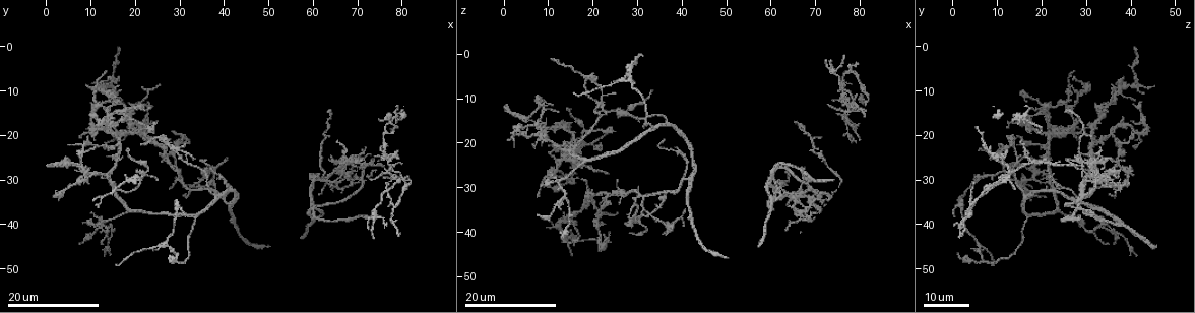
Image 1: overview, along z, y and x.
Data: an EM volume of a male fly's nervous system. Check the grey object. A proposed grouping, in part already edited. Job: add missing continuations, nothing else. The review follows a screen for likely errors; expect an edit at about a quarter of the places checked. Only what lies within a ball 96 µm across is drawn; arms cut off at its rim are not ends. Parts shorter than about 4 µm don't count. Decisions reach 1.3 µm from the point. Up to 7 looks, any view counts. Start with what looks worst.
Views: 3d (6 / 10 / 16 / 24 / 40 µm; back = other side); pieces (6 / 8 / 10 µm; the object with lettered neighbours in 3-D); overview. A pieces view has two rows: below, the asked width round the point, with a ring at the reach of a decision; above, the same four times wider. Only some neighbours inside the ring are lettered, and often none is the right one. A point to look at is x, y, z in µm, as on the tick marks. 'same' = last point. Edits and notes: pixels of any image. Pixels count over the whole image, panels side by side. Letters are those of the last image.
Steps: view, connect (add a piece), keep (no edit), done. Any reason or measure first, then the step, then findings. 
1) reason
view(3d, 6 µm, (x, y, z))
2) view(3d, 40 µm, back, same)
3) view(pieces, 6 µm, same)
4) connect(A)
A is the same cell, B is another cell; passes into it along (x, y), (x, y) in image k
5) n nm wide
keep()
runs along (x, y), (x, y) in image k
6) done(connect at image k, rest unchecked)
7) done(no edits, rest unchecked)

branch stops here
view(3d, 16 µm, (63.5, 15.0, 25.0))

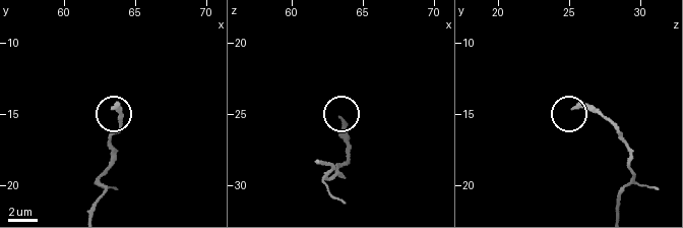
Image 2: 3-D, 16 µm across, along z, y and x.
view(pieces, 10 µm, (63.4, 14.6, 25.2))

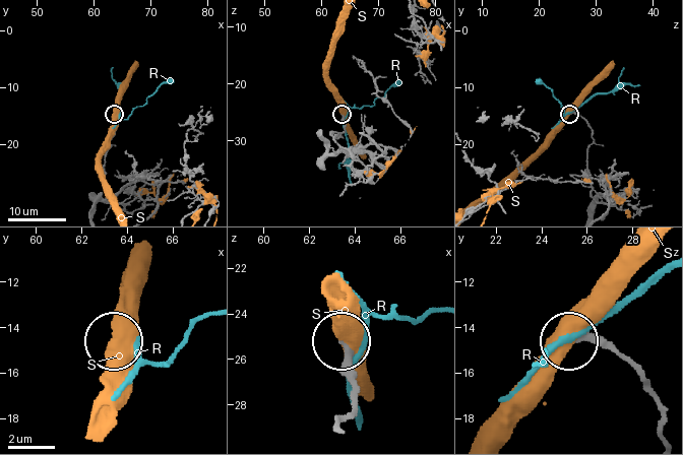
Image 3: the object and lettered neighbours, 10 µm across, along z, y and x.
keep()
R and S are other cells; no lettered piece goes on from it

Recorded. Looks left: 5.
thin end
view(3d, 24 µm, (23.5, 18.0, 26.5))

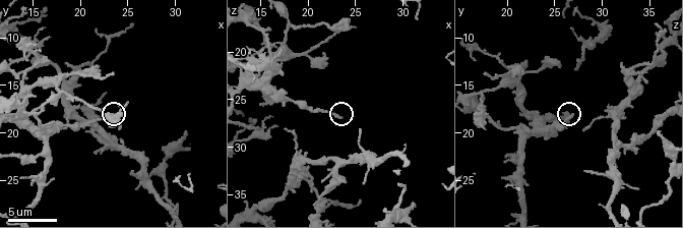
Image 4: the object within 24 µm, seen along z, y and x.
view(pieces, 8 µm, (23.4, 18.0, 26.8))

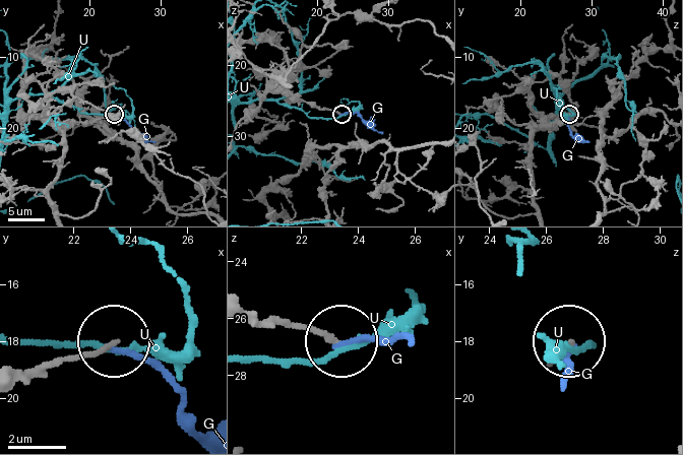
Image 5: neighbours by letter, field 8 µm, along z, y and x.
180 nm wide
keep()
G and U are other cells; runs along (23, 379), (108, 344) in image 5; none of them fits

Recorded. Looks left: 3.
long arm stops here
view(3d, 24 µm, (13.5, 7.0, 27.5))

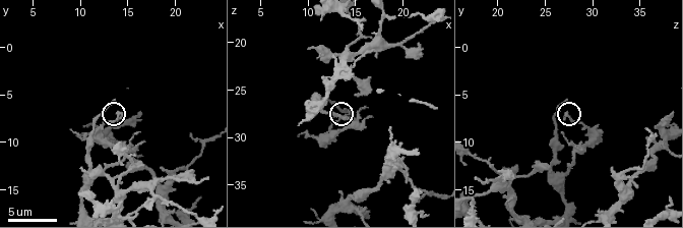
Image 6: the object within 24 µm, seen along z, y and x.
what lies round it
view(pieces, 8 µm, (13.6, 7.4, 26.8))

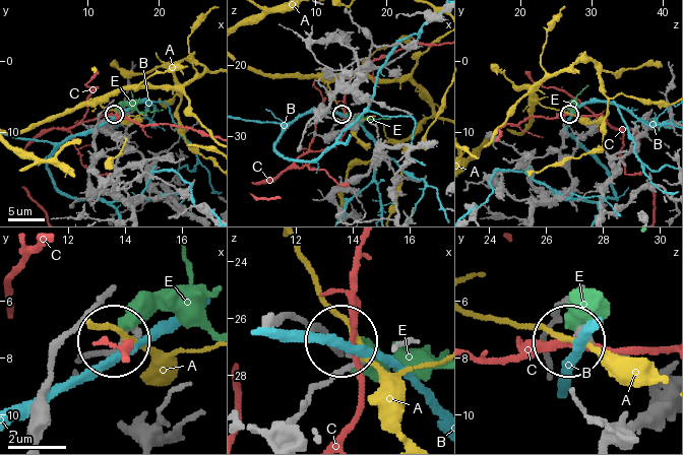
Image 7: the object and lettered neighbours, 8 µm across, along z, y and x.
keep()
A, B, C and E are other cells; no lettered piece goes on from it

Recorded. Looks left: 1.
done(no edits, rest unchecked)

